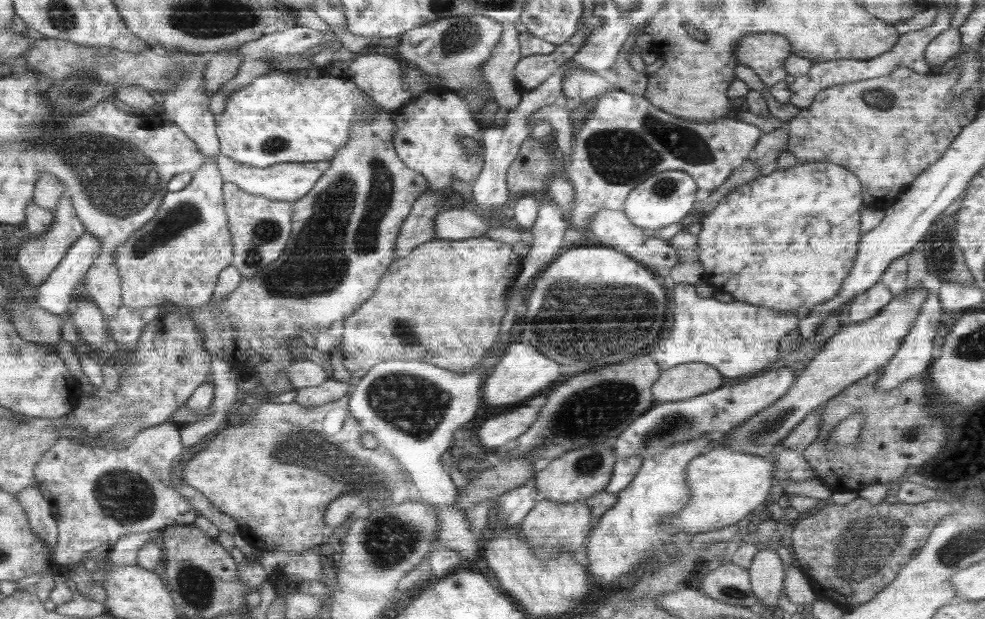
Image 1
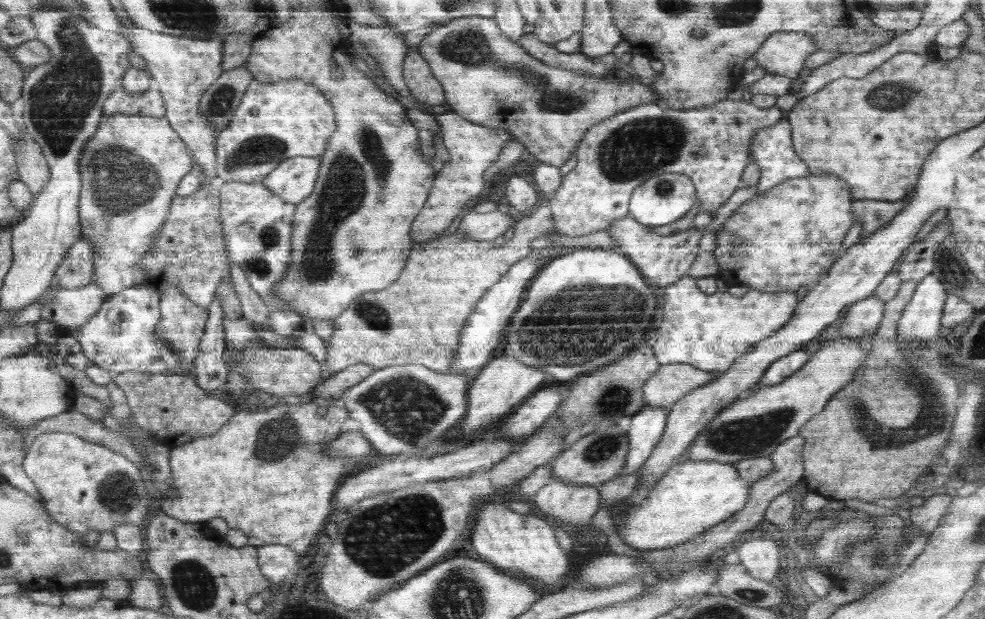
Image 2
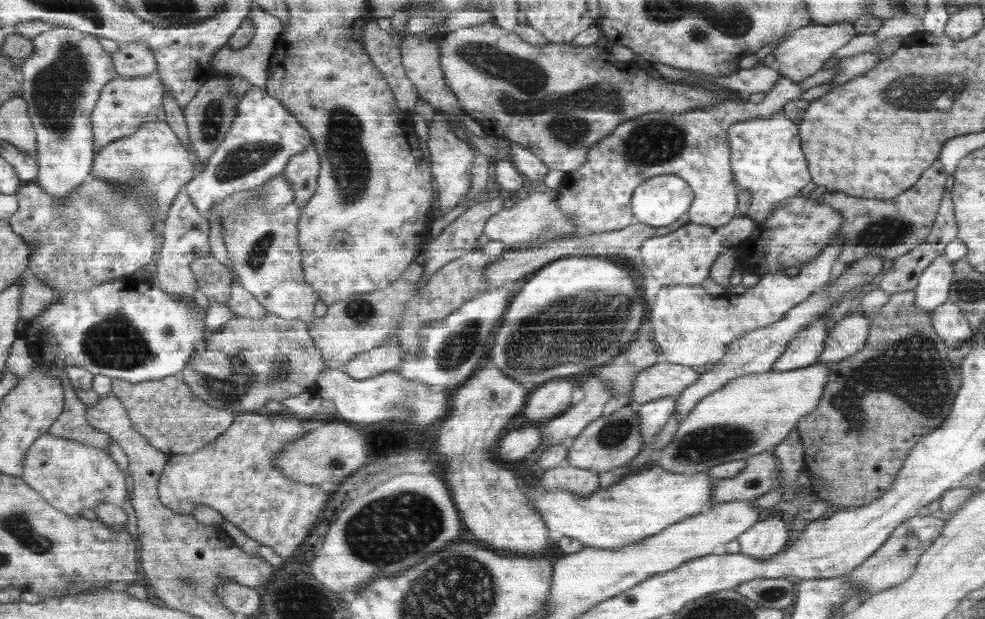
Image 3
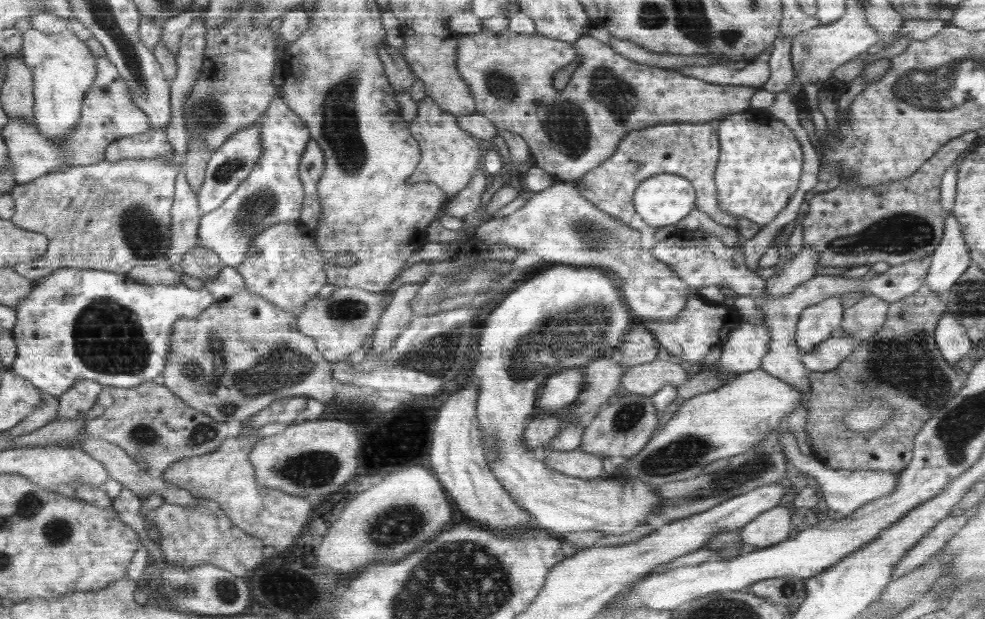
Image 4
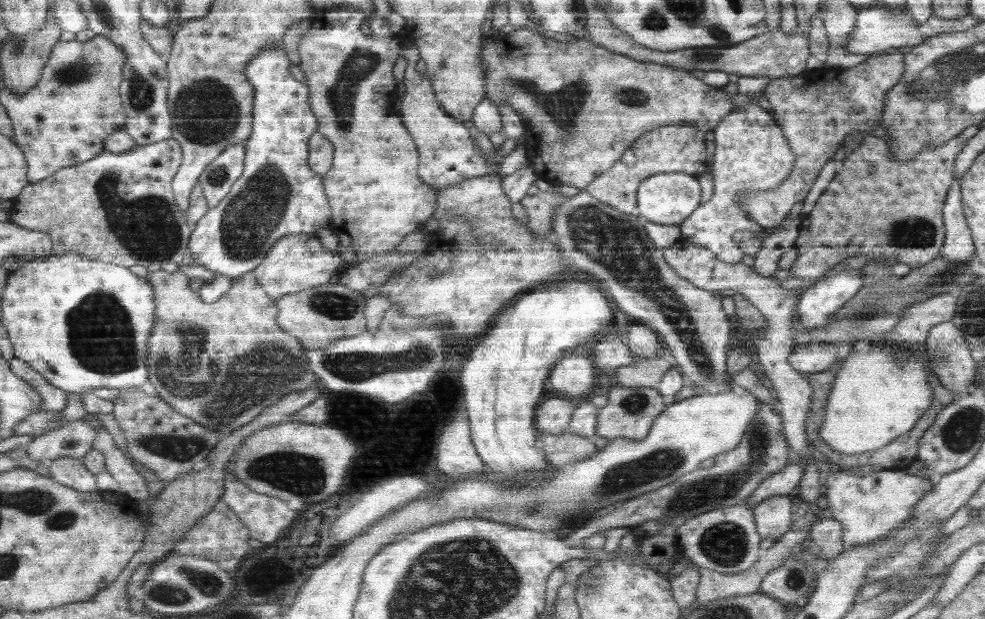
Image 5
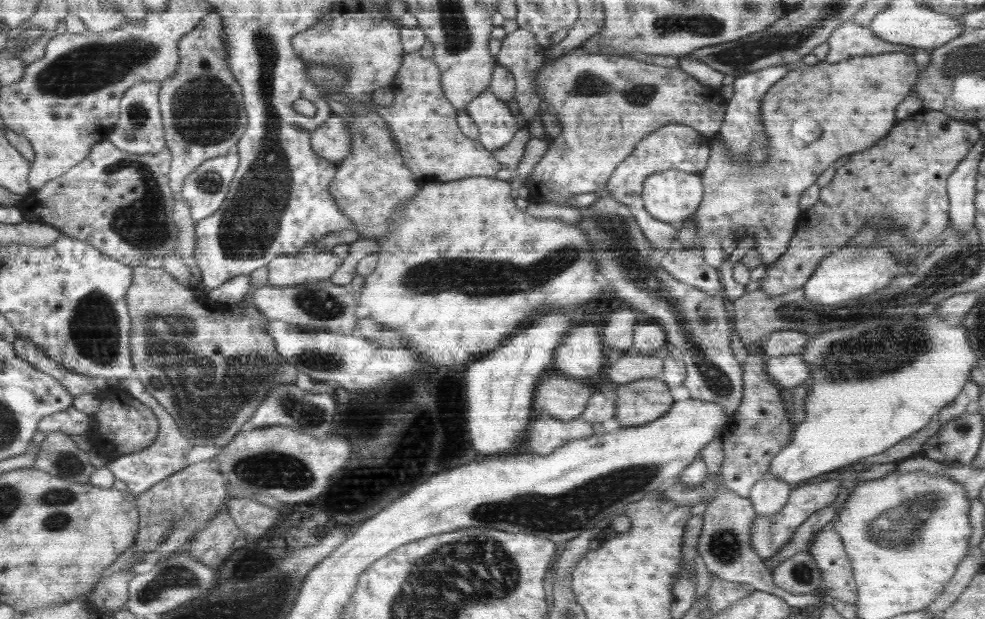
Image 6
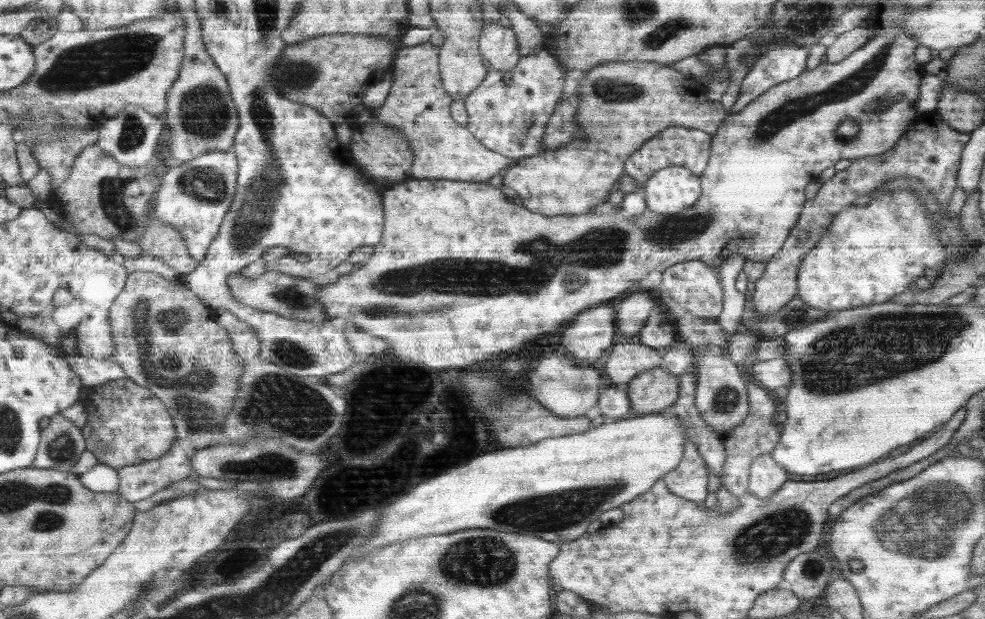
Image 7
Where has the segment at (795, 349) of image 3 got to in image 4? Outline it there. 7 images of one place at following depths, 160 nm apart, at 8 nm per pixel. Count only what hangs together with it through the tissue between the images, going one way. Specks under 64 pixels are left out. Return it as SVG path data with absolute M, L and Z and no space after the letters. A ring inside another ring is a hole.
M836 296L810 306L800 314L796 330L796 346L799 352L812 352L840 330L844 302Z

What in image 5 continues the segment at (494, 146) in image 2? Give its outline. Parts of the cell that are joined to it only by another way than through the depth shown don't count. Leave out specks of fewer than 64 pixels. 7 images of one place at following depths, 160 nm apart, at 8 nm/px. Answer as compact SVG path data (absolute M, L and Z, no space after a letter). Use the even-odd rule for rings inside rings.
M404 45L400 58L406 60L407 66L403 79L406 91L400 99L399 109L404 126L419 150L418 173L423 181L440 191L469 178L490 175L490 164L486 162L486 157L482 156L482 151L478 150L478 145L470 140L469 128L462 122L456 122L454 116L444 110L443 105L436 99L430 78L426 73L422 75L416 71L416 62L420 59L418 47Z

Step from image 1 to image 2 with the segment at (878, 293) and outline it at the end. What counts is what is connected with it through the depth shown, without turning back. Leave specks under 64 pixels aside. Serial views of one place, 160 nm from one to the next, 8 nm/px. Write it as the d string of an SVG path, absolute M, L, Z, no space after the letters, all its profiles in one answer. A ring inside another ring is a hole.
M872 295L864 298L864 301L850 305L840 328L840 340L842 338L856 340L856 338L866 338L874 334L882 321L884 304L882 300Z

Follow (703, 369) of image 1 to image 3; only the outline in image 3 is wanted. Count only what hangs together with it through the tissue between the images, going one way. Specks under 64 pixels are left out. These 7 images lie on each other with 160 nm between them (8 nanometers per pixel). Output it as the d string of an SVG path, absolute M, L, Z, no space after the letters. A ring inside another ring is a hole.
M660 360L636 375L630 398L638 404L646 404L663 396L678 397L687 386L698 380L698 372L694 372L694 368Z

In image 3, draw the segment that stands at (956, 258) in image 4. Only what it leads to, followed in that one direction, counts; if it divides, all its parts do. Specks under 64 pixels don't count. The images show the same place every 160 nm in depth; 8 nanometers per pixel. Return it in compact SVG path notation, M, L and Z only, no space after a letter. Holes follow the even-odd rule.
M945 253L935 258L920 275L915 288L916 308L932 314L940 305L948 301L951 284L954 281L954 262Z

